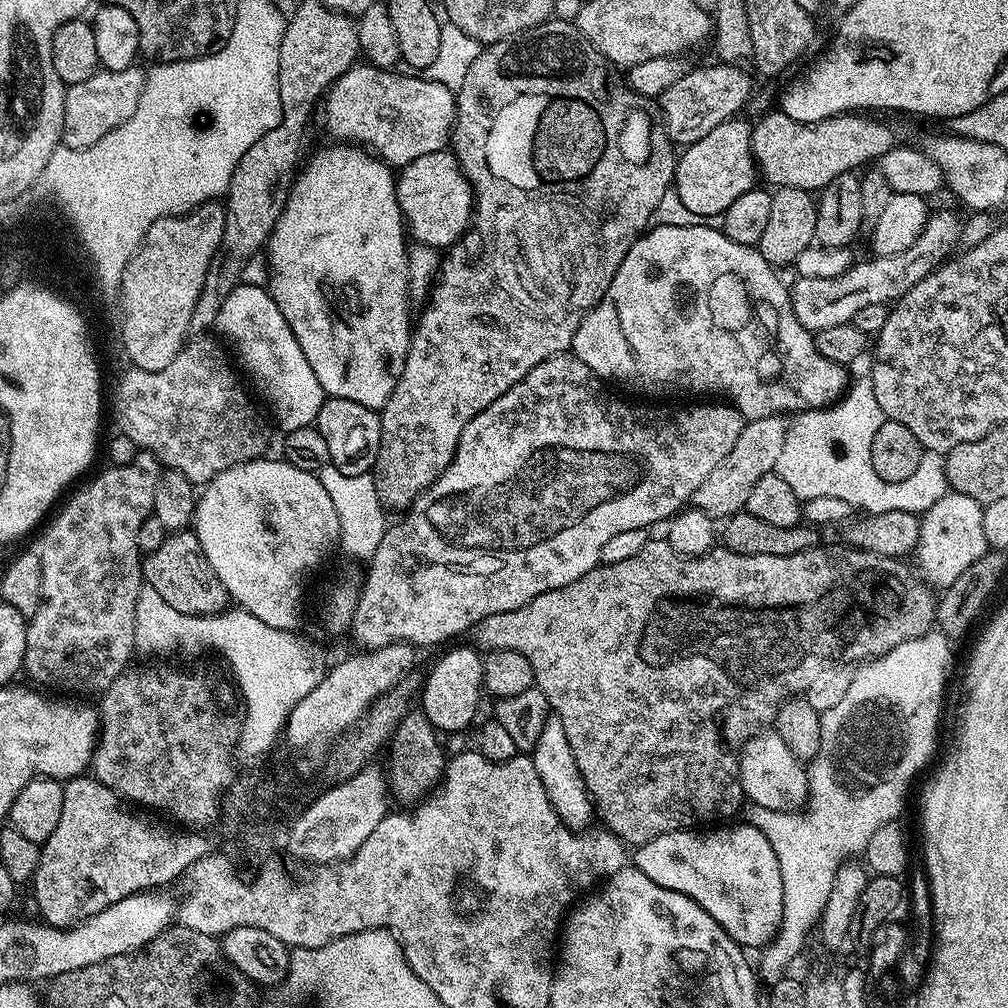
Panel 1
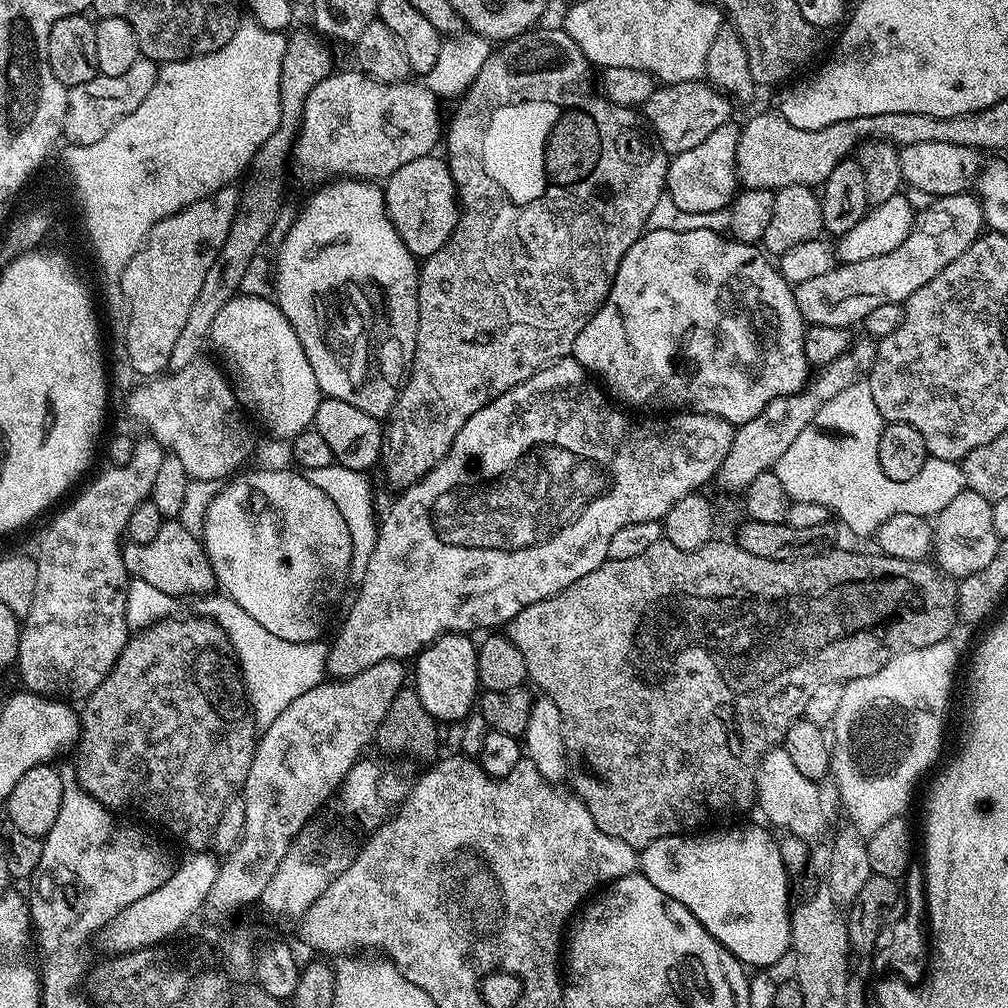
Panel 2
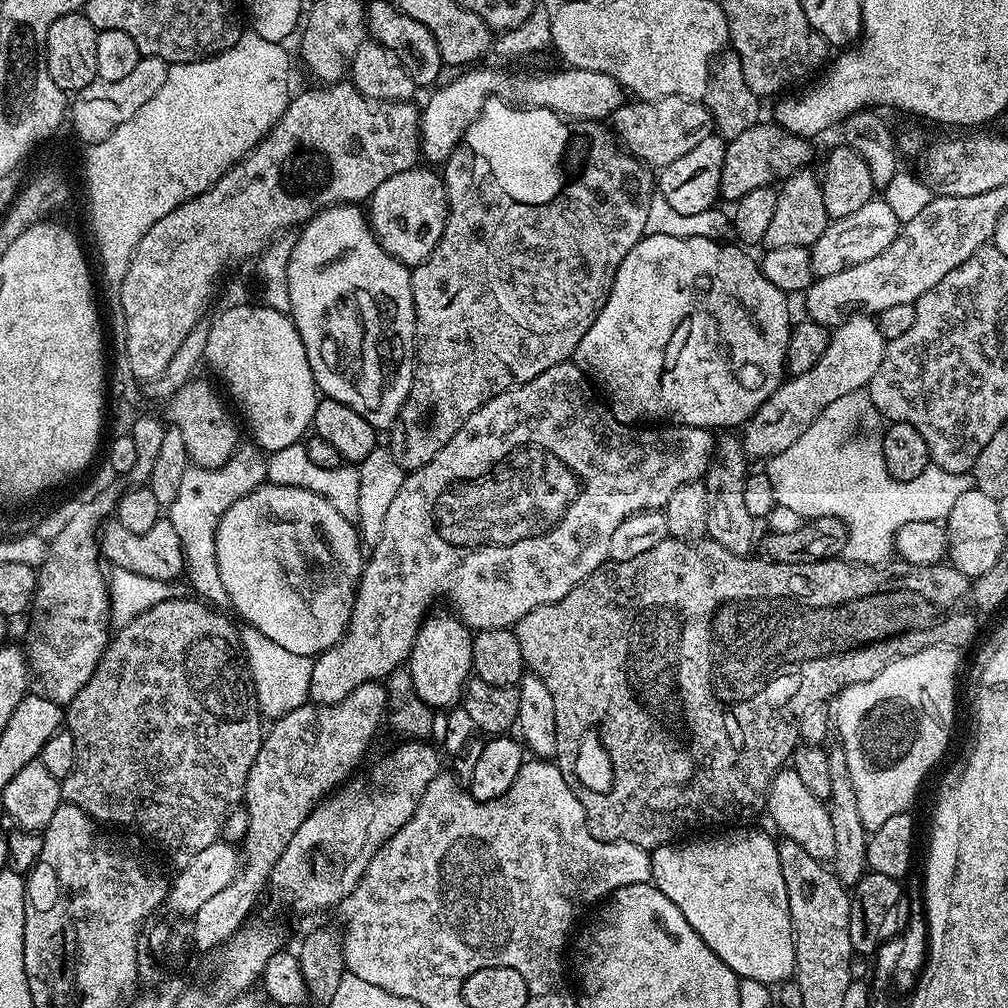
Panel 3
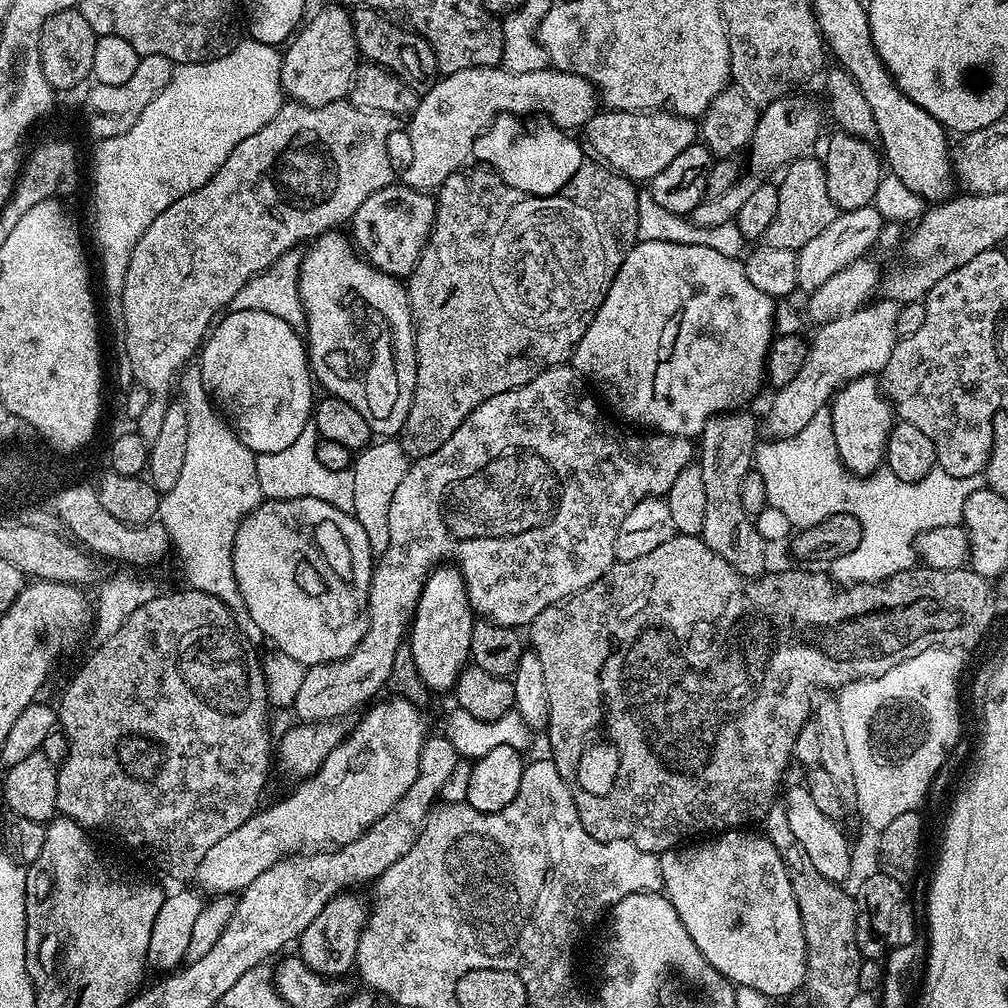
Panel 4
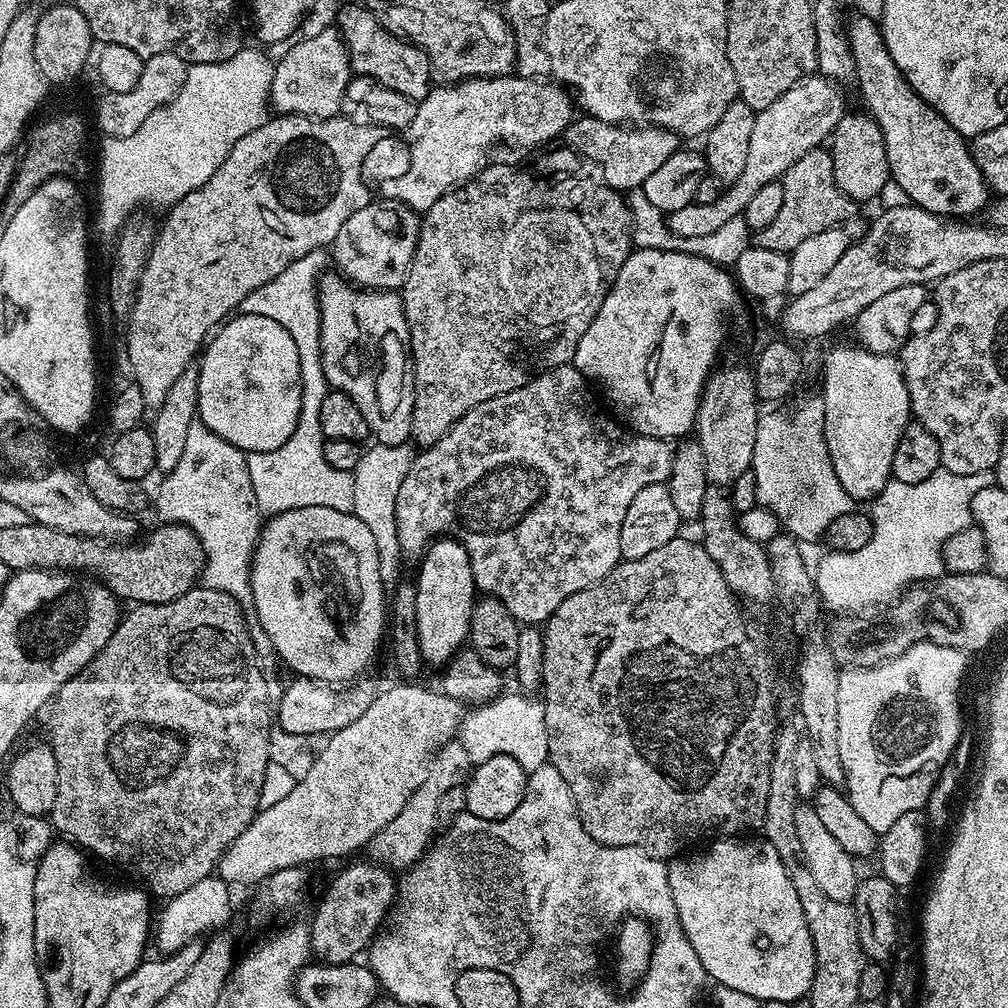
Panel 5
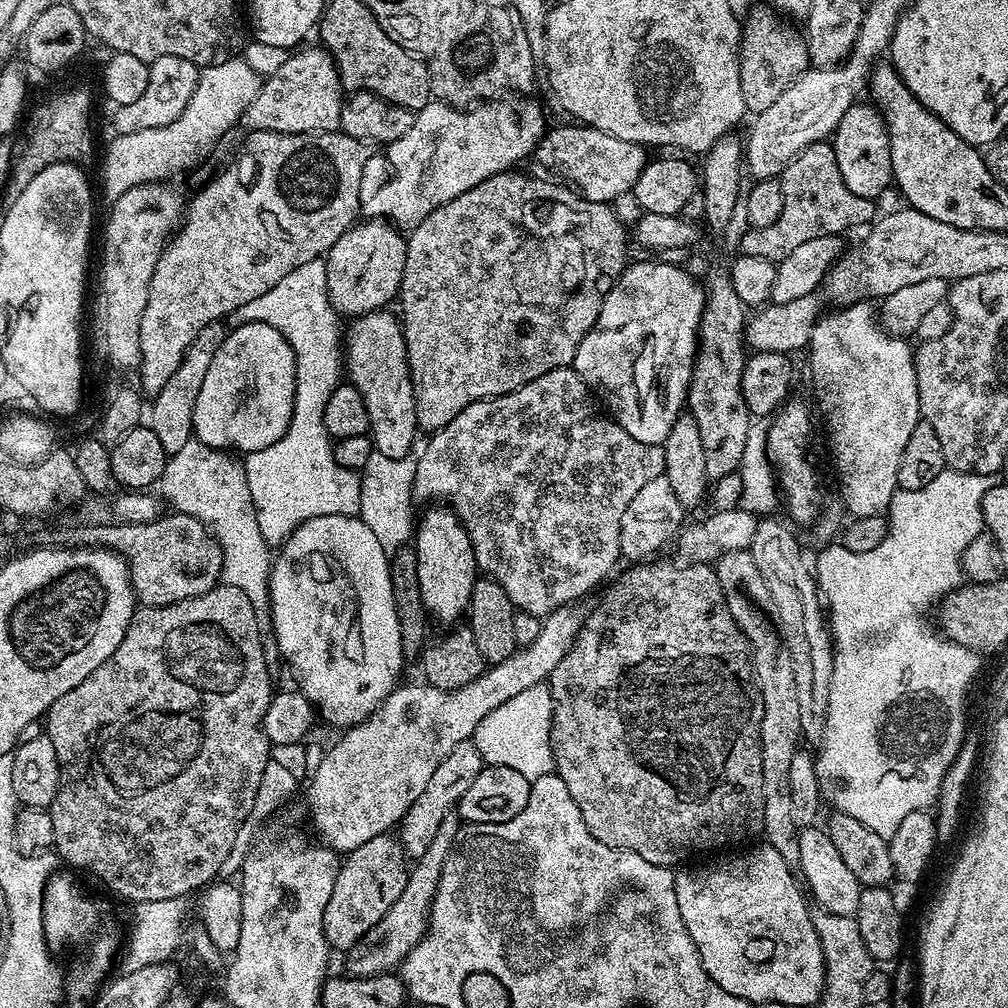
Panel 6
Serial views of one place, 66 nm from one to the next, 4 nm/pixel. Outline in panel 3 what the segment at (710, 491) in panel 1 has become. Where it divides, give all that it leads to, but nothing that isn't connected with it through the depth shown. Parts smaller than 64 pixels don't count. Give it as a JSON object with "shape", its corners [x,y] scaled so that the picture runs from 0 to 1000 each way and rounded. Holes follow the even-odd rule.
{"shape":[[[850,312],[844,313],[838,321],[833,321],[822,332],[819,351],[812,355],[804,367],[779,376],[760,399],[737,422],[736,439],[742,454],[771,452],[780,442],[788,442],[792,435],[802,426],[804,419],[823,403],[823,399],[831,399],[835,391],[843,391],[860,386],[863,375],[875,363],[877,342],[879,338],[872,320],[864,313]]]}

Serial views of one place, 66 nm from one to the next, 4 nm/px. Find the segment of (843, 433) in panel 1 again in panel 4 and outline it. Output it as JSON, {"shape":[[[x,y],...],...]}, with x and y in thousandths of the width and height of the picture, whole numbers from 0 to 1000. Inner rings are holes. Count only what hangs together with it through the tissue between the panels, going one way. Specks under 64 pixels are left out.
{"shape":[[[820,404],[813,405],[812,411],[808,411],[808,415],[804,415],[804,419],[796,423],[796,427],[792,427],[792,431],[762,435],[759,438],[759,440],[757,438],[751,443],[748,464],[756,470],[762,503],[774,506],[792,526],[810,521],[829,508],[843,509],[854,519],[855,534],[851,544],[823,560],[823,570],[830,577],[837,577],[842,573],[880,573],[906,563],[911,556],[907,541],[916,528],[927,526],[931,522],[952,520],[956,515],[958,494],[962,494],[966,486],[977,483],[978,480],[975,471],[946,474],[946,470],[938,470],[932,462],[911,478],[895,478],[895,474],[880,466],[870,466],[856,474],[846,472],[833,456],[827,440],[825,411]]]}

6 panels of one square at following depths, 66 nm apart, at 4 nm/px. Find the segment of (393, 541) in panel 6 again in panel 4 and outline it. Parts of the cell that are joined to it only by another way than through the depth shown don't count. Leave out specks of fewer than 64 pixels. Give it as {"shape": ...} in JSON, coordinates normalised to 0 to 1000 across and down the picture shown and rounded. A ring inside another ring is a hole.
{"shape":[[[377,437],[365,441],[350,457],[351,474],[351,508],[350,512],[359,522],[366,535],[368,548],[377,553],[387,538],[386,508],[388,495],[395,486],[395,481],[405,469],[407,454],[396,438]],[[374,438],[377,438],[373,440]]]}

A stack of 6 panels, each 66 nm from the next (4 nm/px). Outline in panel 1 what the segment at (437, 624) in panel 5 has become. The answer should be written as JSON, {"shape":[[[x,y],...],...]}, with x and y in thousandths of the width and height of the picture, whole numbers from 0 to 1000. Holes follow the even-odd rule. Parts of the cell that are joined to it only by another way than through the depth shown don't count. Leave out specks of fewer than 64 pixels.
{"shape":[[[471,642],[448,643],[440,647],[433,655],[433,660],[422,670],[419,675],[419,691],[421,698],[419,705],[423,712],[433,722],[434,727],[456,726],[468,718],[472,710],[472,701],[476,698],[480,674],[478,673],[478,661],[480,660],[477,648]]]}

